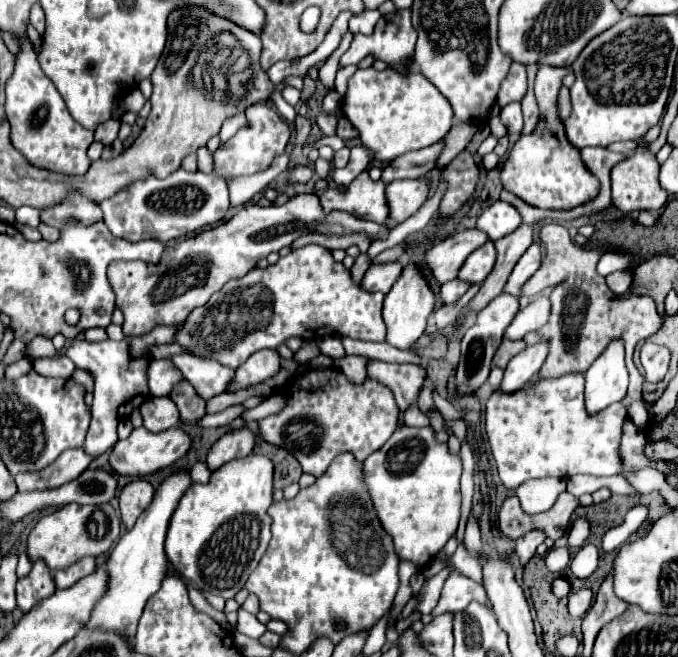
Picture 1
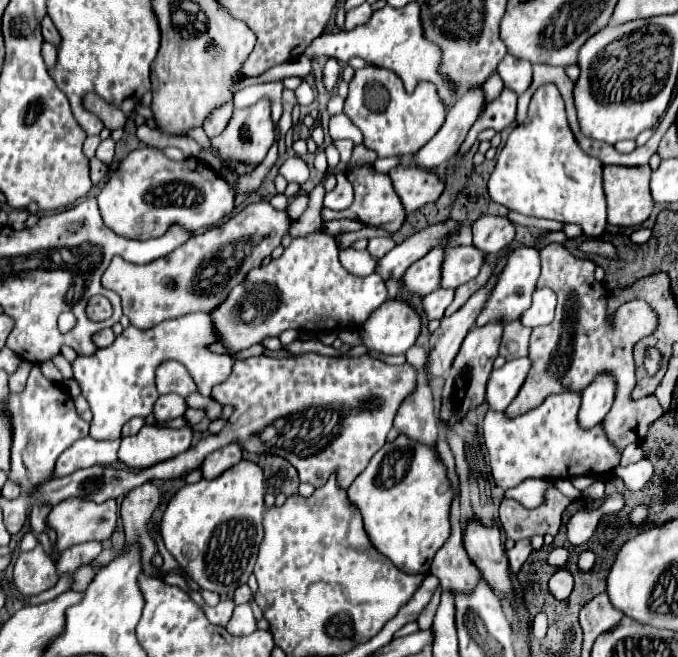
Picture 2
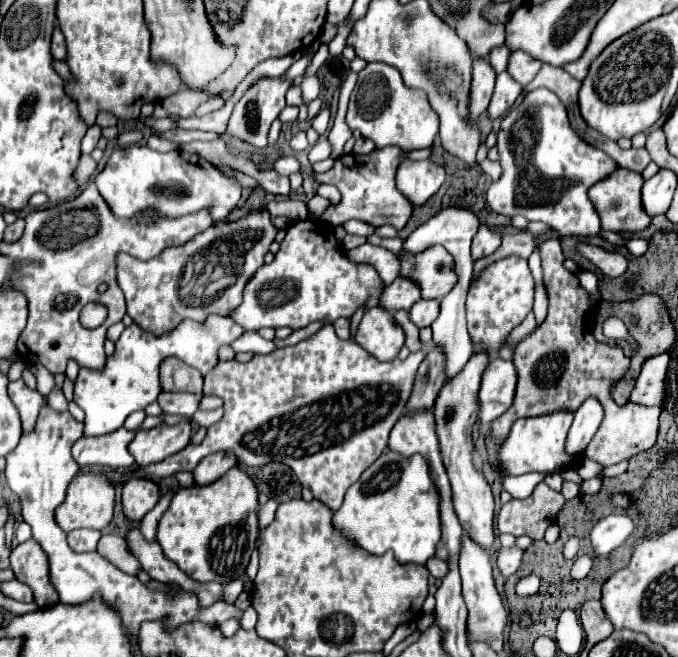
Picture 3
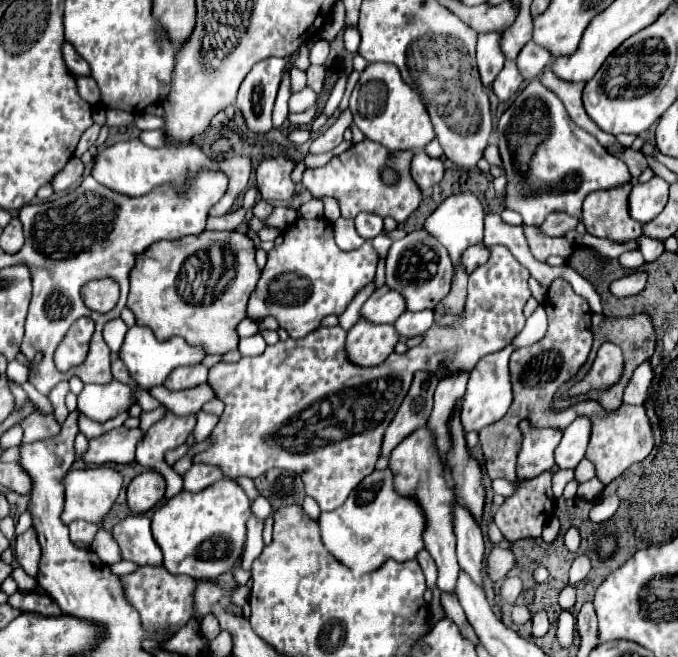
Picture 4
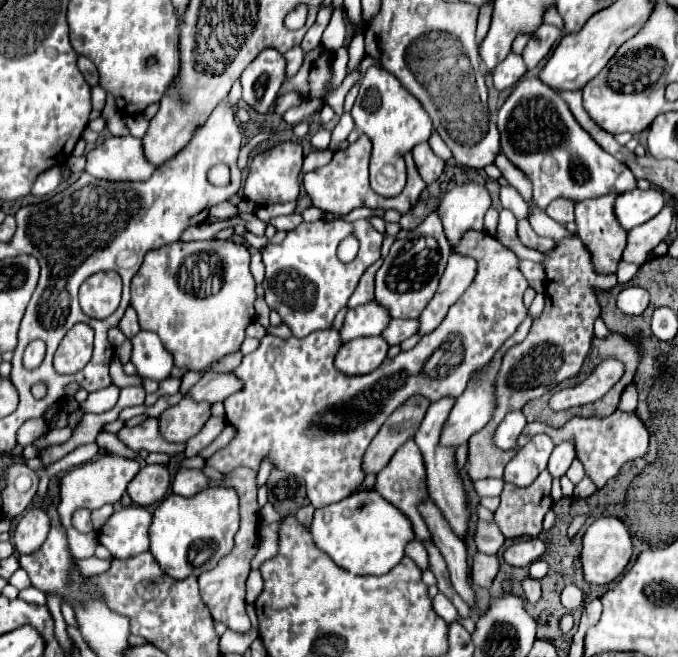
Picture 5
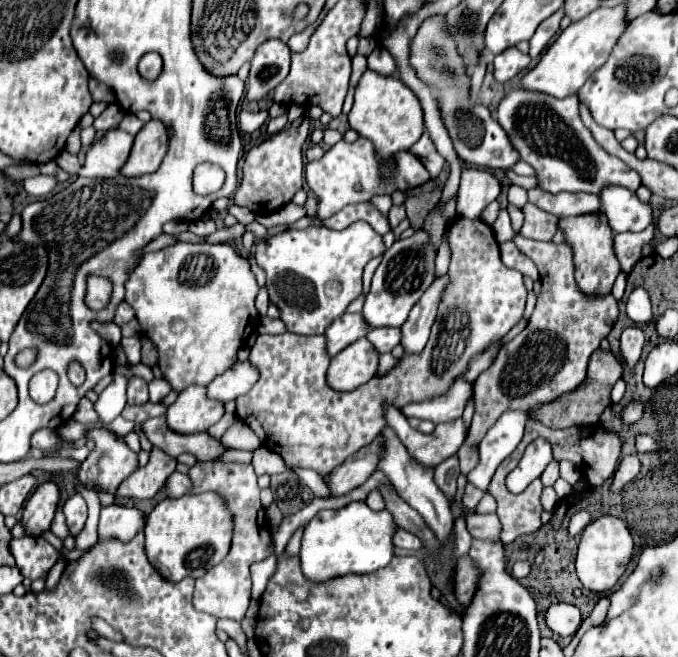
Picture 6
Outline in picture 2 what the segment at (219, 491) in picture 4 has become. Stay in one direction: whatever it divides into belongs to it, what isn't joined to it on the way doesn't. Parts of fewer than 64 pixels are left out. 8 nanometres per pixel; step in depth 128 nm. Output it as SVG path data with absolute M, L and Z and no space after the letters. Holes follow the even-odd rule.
M242 460L214 480L200 480L196 484L186 484L184 488L180 488L162 516L162 540L166 550L178 560L178 564L188 572L188 576L200 584L200 588L216 592L220 596L230 596L238 586L246 584L252 574L260 540L264 538L262 518L264 472L256 462Z

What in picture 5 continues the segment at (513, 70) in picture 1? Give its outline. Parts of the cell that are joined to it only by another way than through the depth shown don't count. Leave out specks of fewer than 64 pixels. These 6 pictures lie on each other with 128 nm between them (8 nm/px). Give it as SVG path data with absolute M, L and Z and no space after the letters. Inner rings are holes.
M542 24L534 32L534 36L530 38L530 42L526 44L526 48L522 52L522 58L524 58L526 66L528 66L528 70L536 68L548 56L548 52L556 44L556 38L560 38L560 36L562 36L560 28L556 30L556 26L552 26L552 24Z

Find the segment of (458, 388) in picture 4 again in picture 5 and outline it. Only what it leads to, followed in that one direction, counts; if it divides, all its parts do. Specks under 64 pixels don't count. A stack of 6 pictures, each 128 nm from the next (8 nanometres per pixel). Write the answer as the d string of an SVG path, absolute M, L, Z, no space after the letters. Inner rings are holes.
M446 396L444 400L436 400L436 404L430 404L426 418L422 420L418 434L414 436L422 456L424 456L424 464L426 464L426 476L428 476L428 490L430 490L430 498L434 500L434 504L440 508L440 512L444 512L448 524L452 524L452 532L456 532L456 536L460 536L460 540L466 540L468 534L468 526L470 526L470 506L468 506L468 496L462 484L462 476L460 470L456 466L456 448L442 448L440 446L440 432L450 416L452 404L456 400L452 400L450 396Z

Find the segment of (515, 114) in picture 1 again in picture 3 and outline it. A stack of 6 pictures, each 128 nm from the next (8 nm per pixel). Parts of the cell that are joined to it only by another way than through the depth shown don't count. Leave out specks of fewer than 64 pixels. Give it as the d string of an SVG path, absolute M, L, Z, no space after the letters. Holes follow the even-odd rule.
M502 72L498 78L496 78L496 88L494 88L494 94L492 94L492 102L488 106L488 118L490 120L496 120L500 116L504 116L516 102L516 98L520 96L522 92L522 86L516 84L508 72Z

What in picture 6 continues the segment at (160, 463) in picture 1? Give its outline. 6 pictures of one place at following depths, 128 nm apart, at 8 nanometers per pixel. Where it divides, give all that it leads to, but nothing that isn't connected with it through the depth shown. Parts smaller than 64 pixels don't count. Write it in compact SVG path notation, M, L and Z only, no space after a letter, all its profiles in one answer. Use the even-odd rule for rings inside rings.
M188 386L178 400L168 406L166 422L178 434L196 434L208 430L224 414L224 404L206 398L204 386Z

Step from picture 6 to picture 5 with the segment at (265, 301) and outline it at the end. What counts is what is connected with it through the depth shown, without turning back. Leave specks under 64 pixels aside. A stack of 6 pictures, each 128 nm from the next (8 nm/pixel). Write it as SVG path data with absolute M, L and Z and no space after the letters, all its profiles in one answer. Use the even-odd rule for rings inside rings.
M251 248L251 261L250 261L250 270L256 281L256 294L257 297L264 297L264 290L262 288L262 282L265 277L265 266L262 261L262 255L260 250Z

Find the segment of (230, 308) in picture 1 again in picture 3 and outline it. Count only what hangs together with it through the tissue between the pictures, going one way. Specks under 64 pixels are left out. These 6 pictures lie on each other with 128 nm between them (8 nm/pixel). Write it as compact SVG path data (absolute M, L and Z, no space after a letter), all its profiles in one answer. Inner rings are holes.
M298 220L292 222L286 230L286 238L280 244L278 254L272 264L264 264L252 276L252 280L244 288L244 300L238 308L232 310L232 320L244 328L244 332L256 332L260 328L282 328L288 326L292 330L304 328L312 322L334 324L338 318L352 318L358 308L368 310L368 306L376 306L380 300L380 292L384 290L384 282L378 272L368 264L354 264L348 260L346 252L340 248L340 242L334 236L332 226L322 220Z

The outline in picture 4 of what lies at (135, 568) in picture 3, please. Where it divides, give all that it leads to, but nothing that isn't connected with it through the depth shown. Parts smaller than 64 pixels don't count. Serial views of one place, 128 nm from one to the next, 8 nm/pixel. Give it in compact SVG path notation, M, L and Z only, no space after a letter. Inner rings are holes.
M100 528L94 542L92 542L92 550L100 556L100 560L104 560L104 564L116 564L122 560L120 556L120 546L116 544L116 540L112 538L110 530Z

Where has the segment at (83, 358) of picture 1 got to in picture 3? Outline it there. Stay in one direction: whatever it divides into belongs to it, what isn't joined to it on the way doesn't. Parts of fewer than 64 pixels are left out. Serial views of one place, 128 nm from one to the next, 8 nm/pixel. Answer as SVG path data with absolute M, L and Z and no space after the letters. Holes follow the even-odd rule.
M216 314L208 316L204 324L196 320L182 320L176 330L166 332L164 336L144 332L140 326L128 326L118 338L114 354L106 358L102 372L92 372L90 368L80 368L78 372L74 386L74 402L86 412L84 436L100 436L114 432L132 412L144 410L148 404L156 402L156 396L160 394L158 366L164 358L176 356L192 368L200 370L202 376L206 376L218 364L220 346L240 338L242 332L244 330L234 320Z

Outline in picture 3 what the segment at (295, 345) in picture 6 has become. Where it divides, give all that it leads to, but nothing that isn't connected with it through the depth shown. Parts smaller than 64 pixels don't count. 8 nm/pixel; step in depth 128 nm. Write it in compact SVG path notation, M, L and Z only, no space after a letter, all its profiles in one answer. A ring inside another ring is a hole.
M508 256L492 266L488 266L468 290L468 334L476 344L474 350L486 350L496 354L504 344L506 336L514 326L518 326L524 316L532 310L534 300L534 278L528 268L528 262L518 256ZM322 326L314 336L302 340L300 344L278 348L266 356L254 356L250 362L218 362L218 366L204 378L204 392L224 400L224 418L210 426L200 444L190 444L180 454L172 454L162 462L136 468L128 474L116 470L94 474L104 476L112 486L124 486L130 478L168 478L182 470L192 472L204 456L232 450L238 462L246 466L264 466L268 462L282 462L290 466L300 484L312 490L314 498L322 500L332 510L338 510L346 490L386 448L388 434L406 408L408 396L412 396L412 380L416 378L416 370L424 356L426 352L420 350L412 352L406 360L380 362L366 354L356 342L340 340L334 326Z

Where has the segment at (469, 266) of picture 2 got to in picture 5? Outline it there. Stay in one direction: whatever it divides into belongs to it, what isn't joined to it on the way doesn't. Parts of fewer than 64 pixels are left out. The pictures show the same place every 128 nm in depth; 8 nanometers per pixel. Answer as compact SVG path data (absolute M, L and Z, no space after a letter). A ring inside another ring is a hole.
M432 212L418 228L410 230L404 240L396 240L390 254L376 272L376 300L390 310L392 318L416 318L424 310L424 304L436 294L440 276L444 274L452 248L444 236L442 222Z

